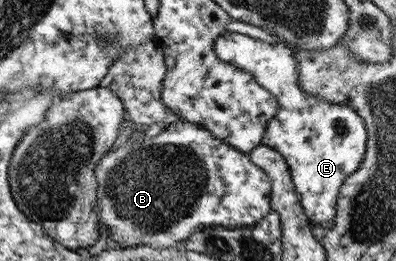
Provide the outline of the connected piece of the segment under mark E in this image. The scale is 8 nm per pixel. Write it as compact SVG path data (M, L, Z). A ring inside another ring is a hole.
M225 31L215 39L214 48L221 61L252 73L276 96L279 108L276 116L269 120L263 143L279 150L286 158L301 195L301 206L305 207L309 219L332 228L341 188L348 177L361 169L367 153L368 130L364 118L352 106L333 104L307 93L300 85L300 62L295 48L283 41L271 45L246 34Z

